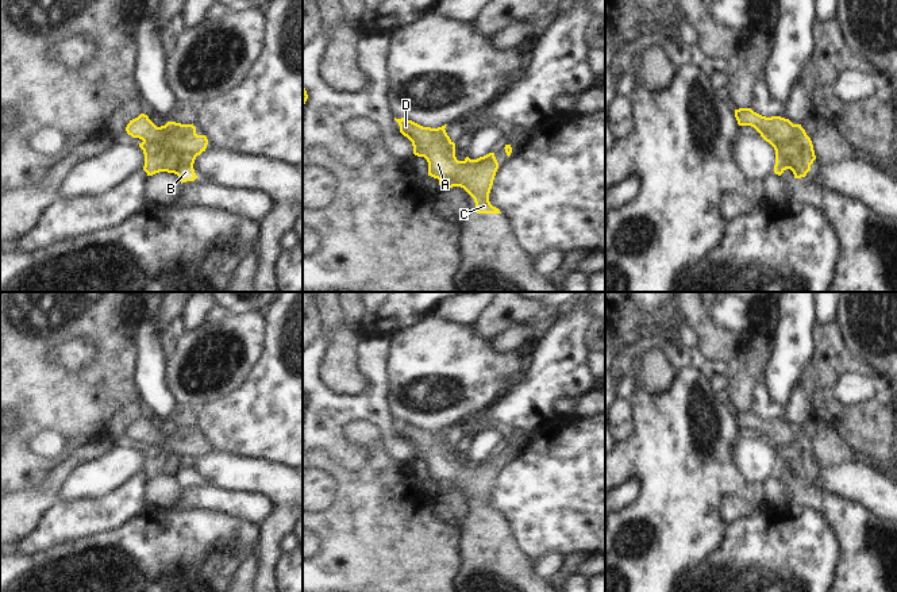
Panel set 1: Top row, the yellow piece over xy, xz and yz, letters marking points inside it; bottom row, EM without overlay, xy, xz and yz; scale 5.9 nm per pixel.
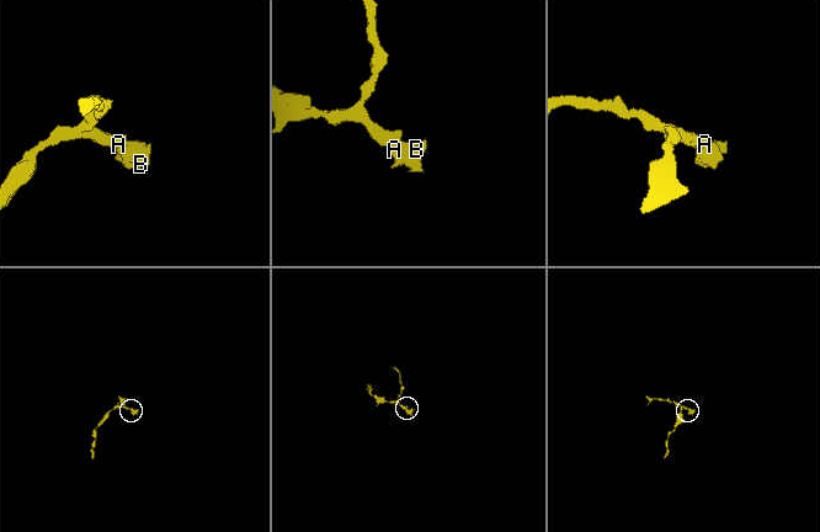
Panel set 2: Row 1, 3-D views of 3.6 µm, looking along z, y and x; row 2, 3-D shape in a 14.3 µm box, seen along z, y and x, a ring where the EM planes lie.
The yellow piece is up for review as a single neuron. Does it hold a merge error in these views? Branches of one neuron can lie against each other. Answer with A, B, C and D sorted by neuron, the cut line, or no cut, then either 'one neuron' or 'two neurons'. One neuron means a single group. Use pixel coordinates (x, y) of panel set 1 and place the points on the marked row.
A B C D | no cut | one neuron

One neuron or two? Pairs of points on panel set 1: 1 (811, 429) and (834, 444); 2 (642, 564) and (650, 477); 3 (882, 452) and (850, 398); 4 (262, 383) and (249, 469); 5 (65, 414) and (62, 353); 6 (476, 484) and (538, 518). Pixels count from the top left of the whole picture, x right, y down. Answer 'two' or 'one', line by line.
1: one
2: one
3: two
4: two
5: two
6: two

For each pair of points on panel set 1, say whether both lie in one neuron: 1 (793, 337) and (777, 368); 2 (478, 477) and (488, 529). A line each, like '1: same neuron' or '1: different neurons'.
1: same neuron
2: same neuron

